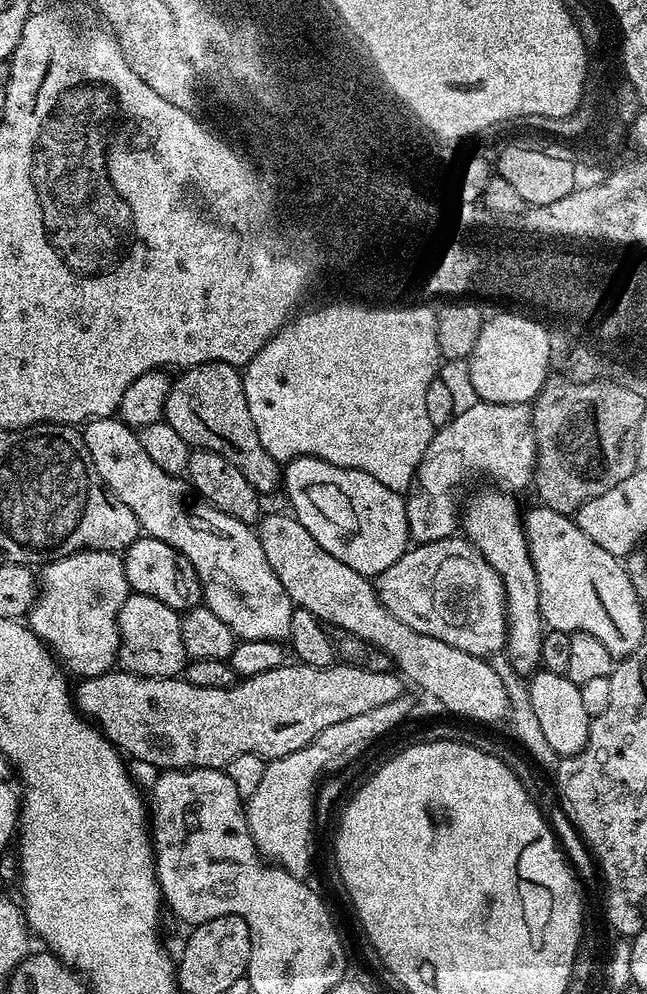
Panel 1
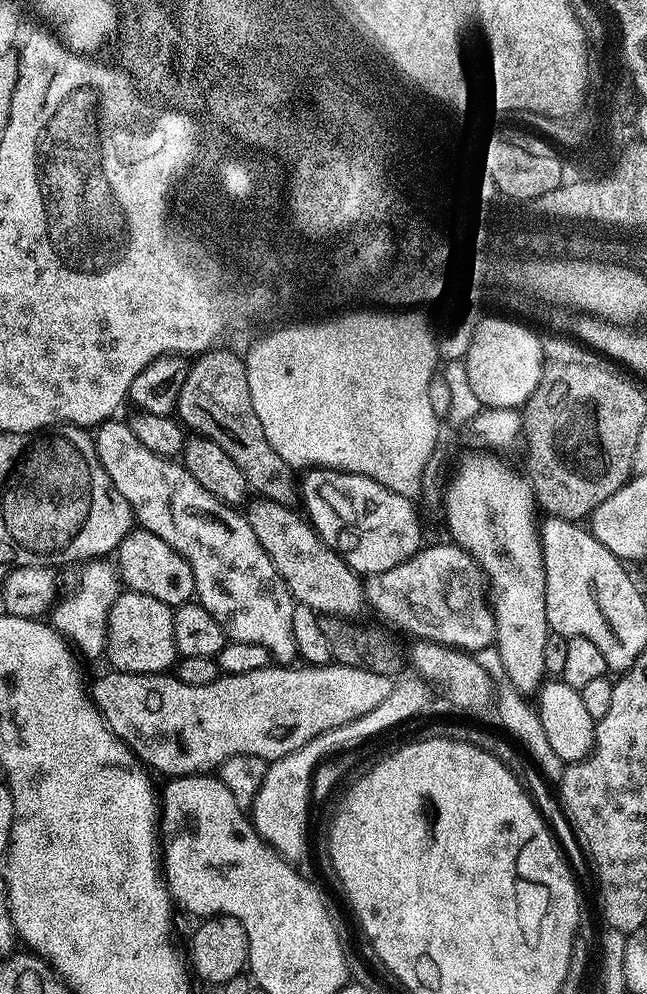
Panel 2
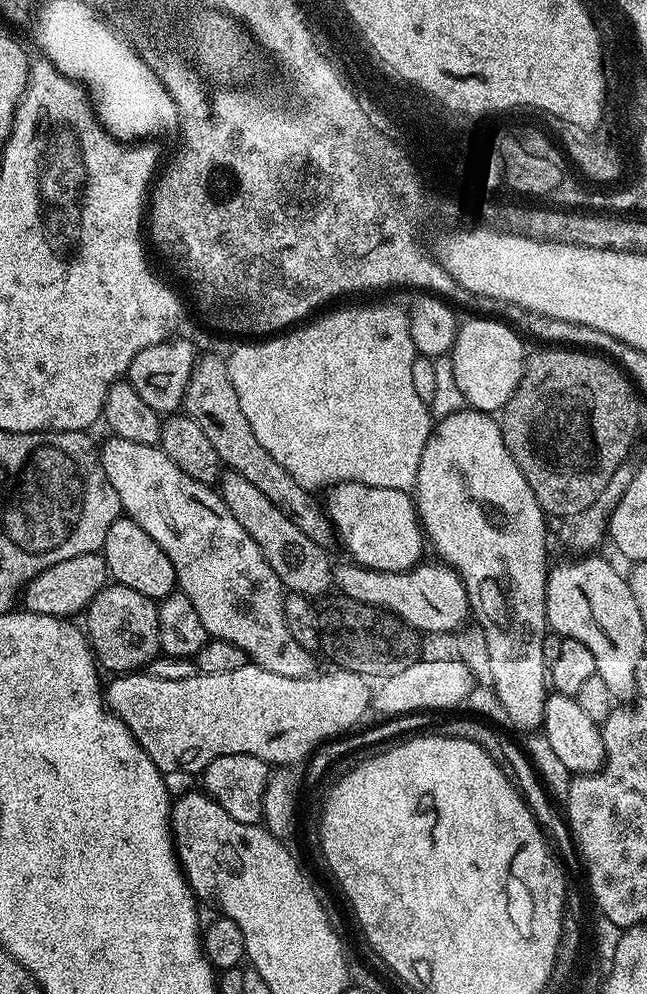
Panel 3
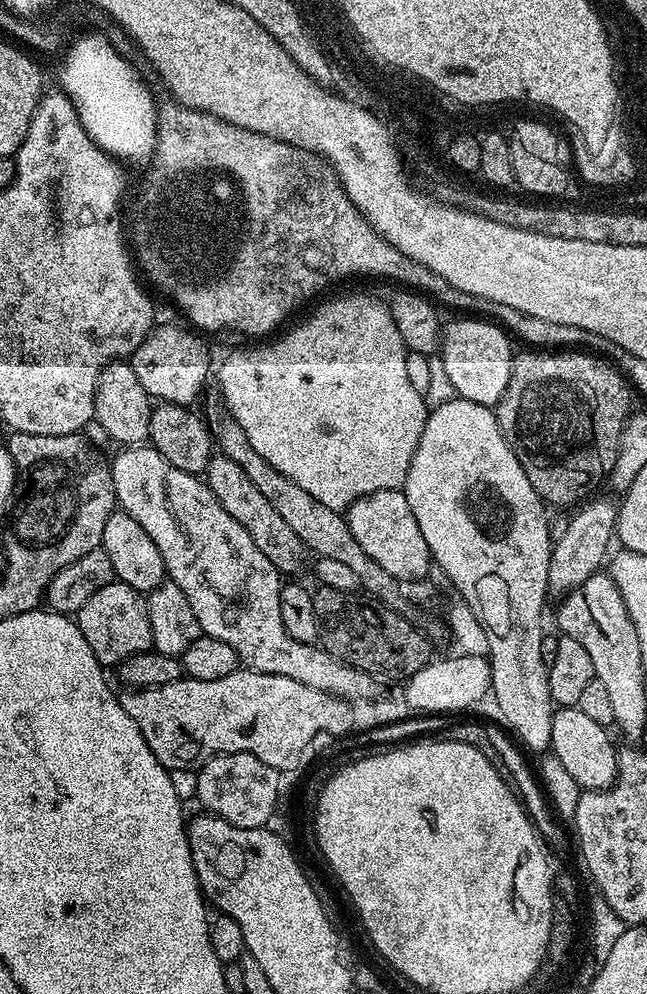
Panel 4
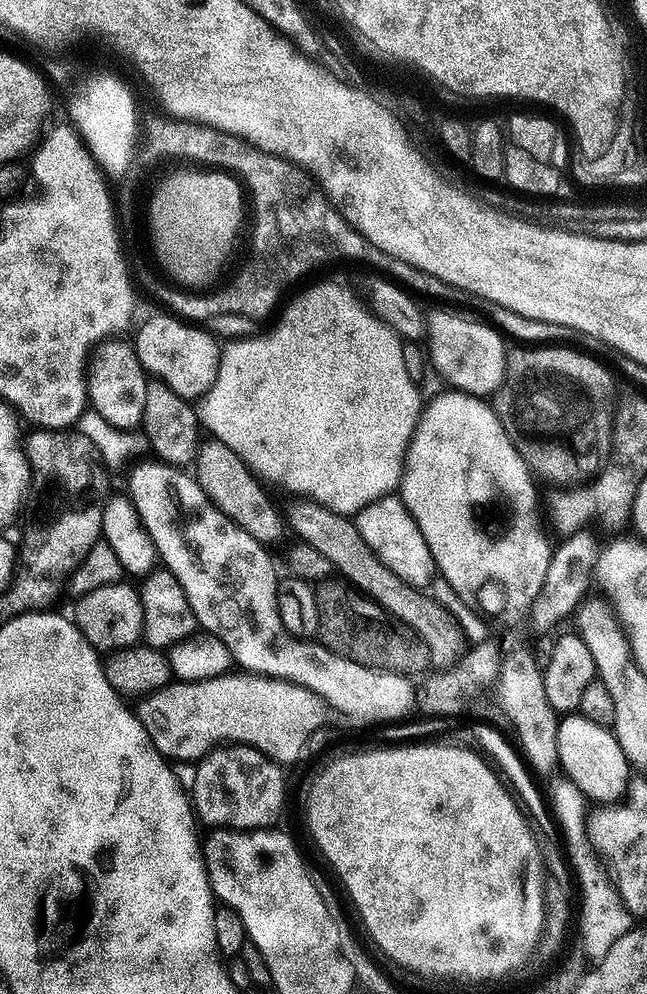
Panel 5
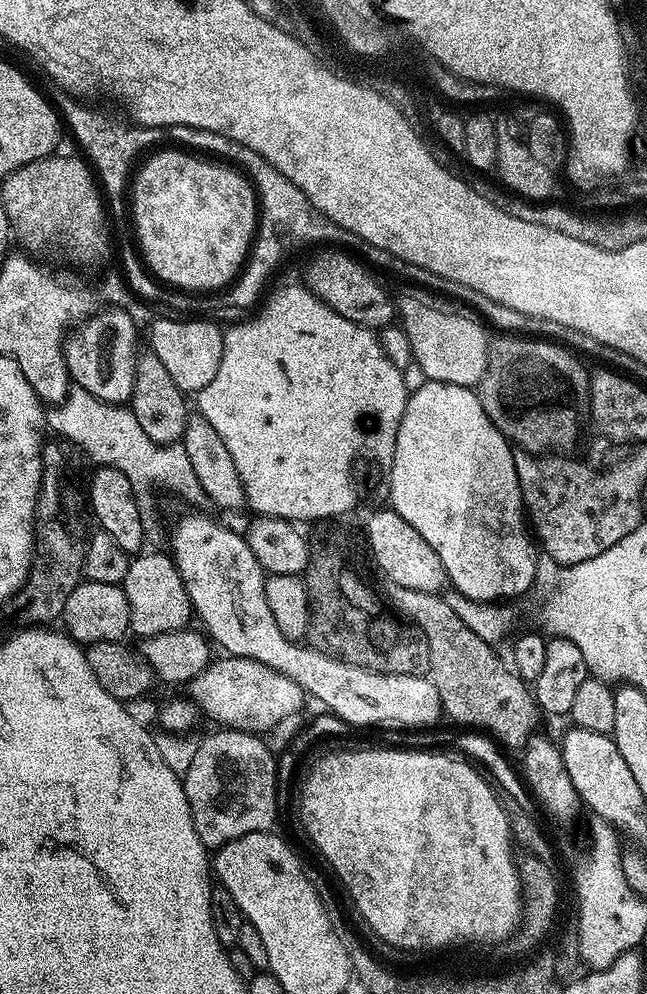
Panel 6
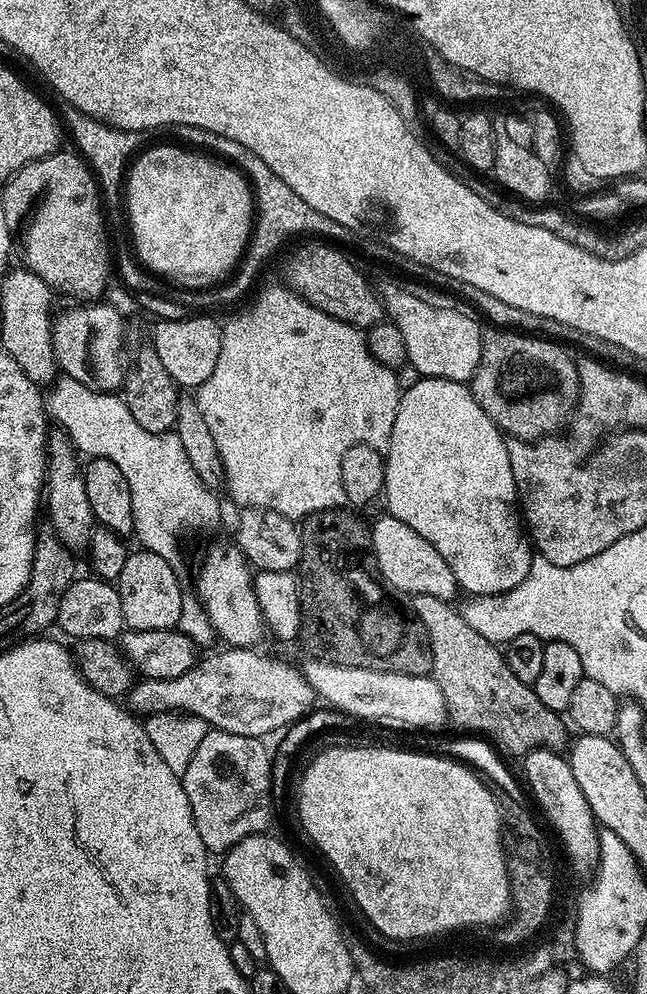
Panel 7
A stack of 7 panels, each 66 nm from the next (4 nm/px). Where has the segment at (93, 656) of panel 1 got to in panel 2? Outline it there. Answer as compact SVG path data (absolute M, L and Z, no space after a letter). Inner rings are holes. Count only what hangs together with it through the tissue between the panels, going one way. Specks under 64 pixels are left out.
M97 558L85 563L83 568L84 574L80 578L80 586L76 593L66 600L61 599L53 607L50 613L50 623L81 653L84 651L88 656L103 657L105 655L104 642L108 637L108 610L112 603L120 597L122 581L115 567L107 559Z

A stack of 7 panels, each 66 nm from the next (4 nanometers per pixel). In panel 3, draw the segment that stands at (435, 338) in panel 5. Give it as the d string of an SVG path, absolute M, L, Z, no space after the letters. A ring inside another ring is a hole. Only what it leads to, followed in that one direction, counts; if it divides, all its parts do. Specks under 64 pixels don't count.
M468 318L456 329L456 341L452 343L450 361L452 360L452 380L456 383L458 391L464 395L465 405L471 406L475 411L496 414L503 409L514 390L520 384L524 376L524 366L526 363L526 351L521 333L515 327L501 322L496 318Z

